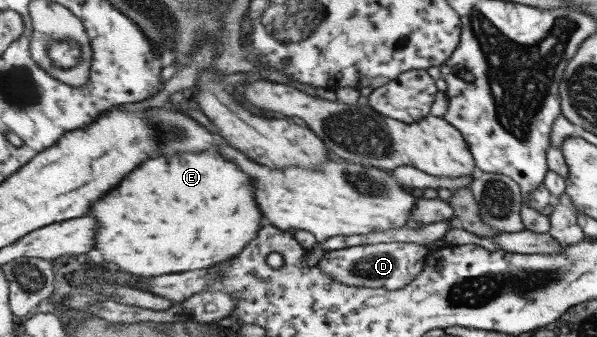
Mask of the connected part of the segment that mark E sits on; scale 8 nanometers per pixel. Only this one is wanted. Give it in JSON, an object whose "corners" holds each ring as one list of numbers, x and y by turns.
{"corners":[[179,153,175,157,159,157,159,159,149,159,149,163,143,163,143,167,139,167,139,171,135,171,135,175,129,175,127,179,123,179,123,187,117,187,115,191,111,191,111,195,107,195,107,199,103,199,103,203,95,203,95,211,93,217,99,219,99,251,103,251,105,261,119,265,123,271,129,273,137,273,137,275,167,275,167,273,185,273,185,271,195,271,195,269,207,269,213,267,215,263,221,261,230,261,243,253,255,238,259,237,263,231,263,213,257,207,257,201,253,197,253,185,251,185,251,177,239,169,237,163,227,161,225,157,221,157,219,153]]}

